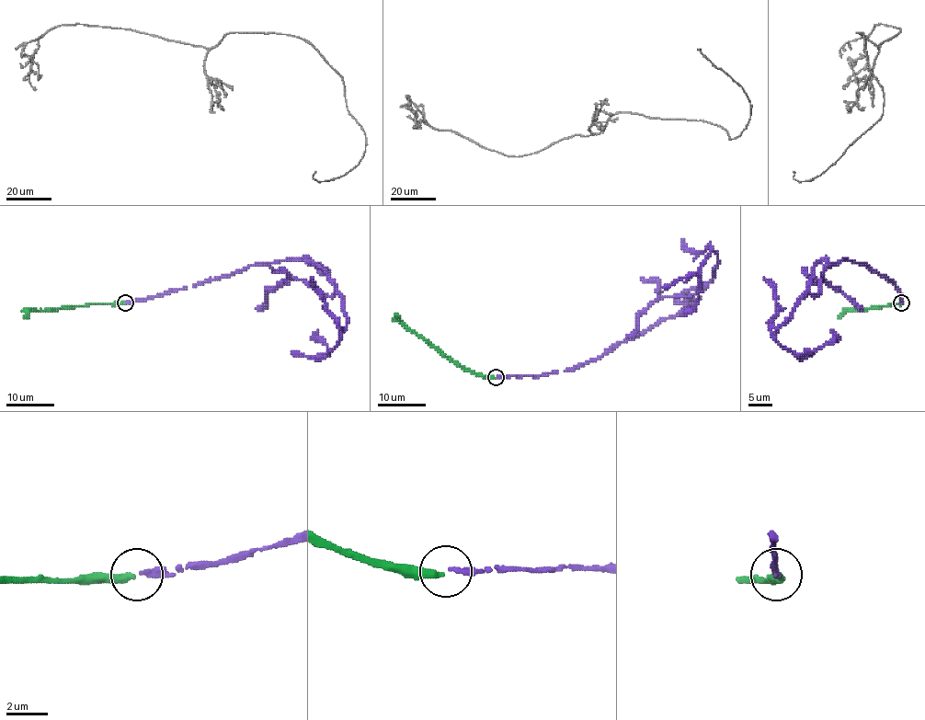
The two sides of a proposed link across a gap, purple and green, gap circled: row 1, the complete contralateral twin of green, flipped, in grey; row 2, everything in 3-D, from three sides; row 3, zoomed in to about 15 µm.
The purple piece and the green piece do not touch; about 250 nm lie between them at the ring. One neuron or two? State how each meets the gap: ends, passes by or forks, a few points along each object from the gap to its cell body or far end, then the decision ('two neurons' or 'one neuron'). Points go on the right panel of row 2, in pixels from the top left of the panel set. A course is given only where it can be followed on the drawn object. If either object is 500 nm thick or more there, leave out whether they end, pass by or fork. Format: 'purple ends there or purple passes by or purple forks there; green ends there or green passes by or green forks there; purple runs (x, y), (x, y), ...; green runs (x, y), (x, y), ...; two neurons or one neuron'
purple ends there; green ends there; purple runs (900, 302), (895, 285), (868, 266), (839, 261), (824, 274), (823, 260), (776, 340), (800, 354), (840, 338); green runs (902, 302), (847, 310), (838, 317); two neurons

